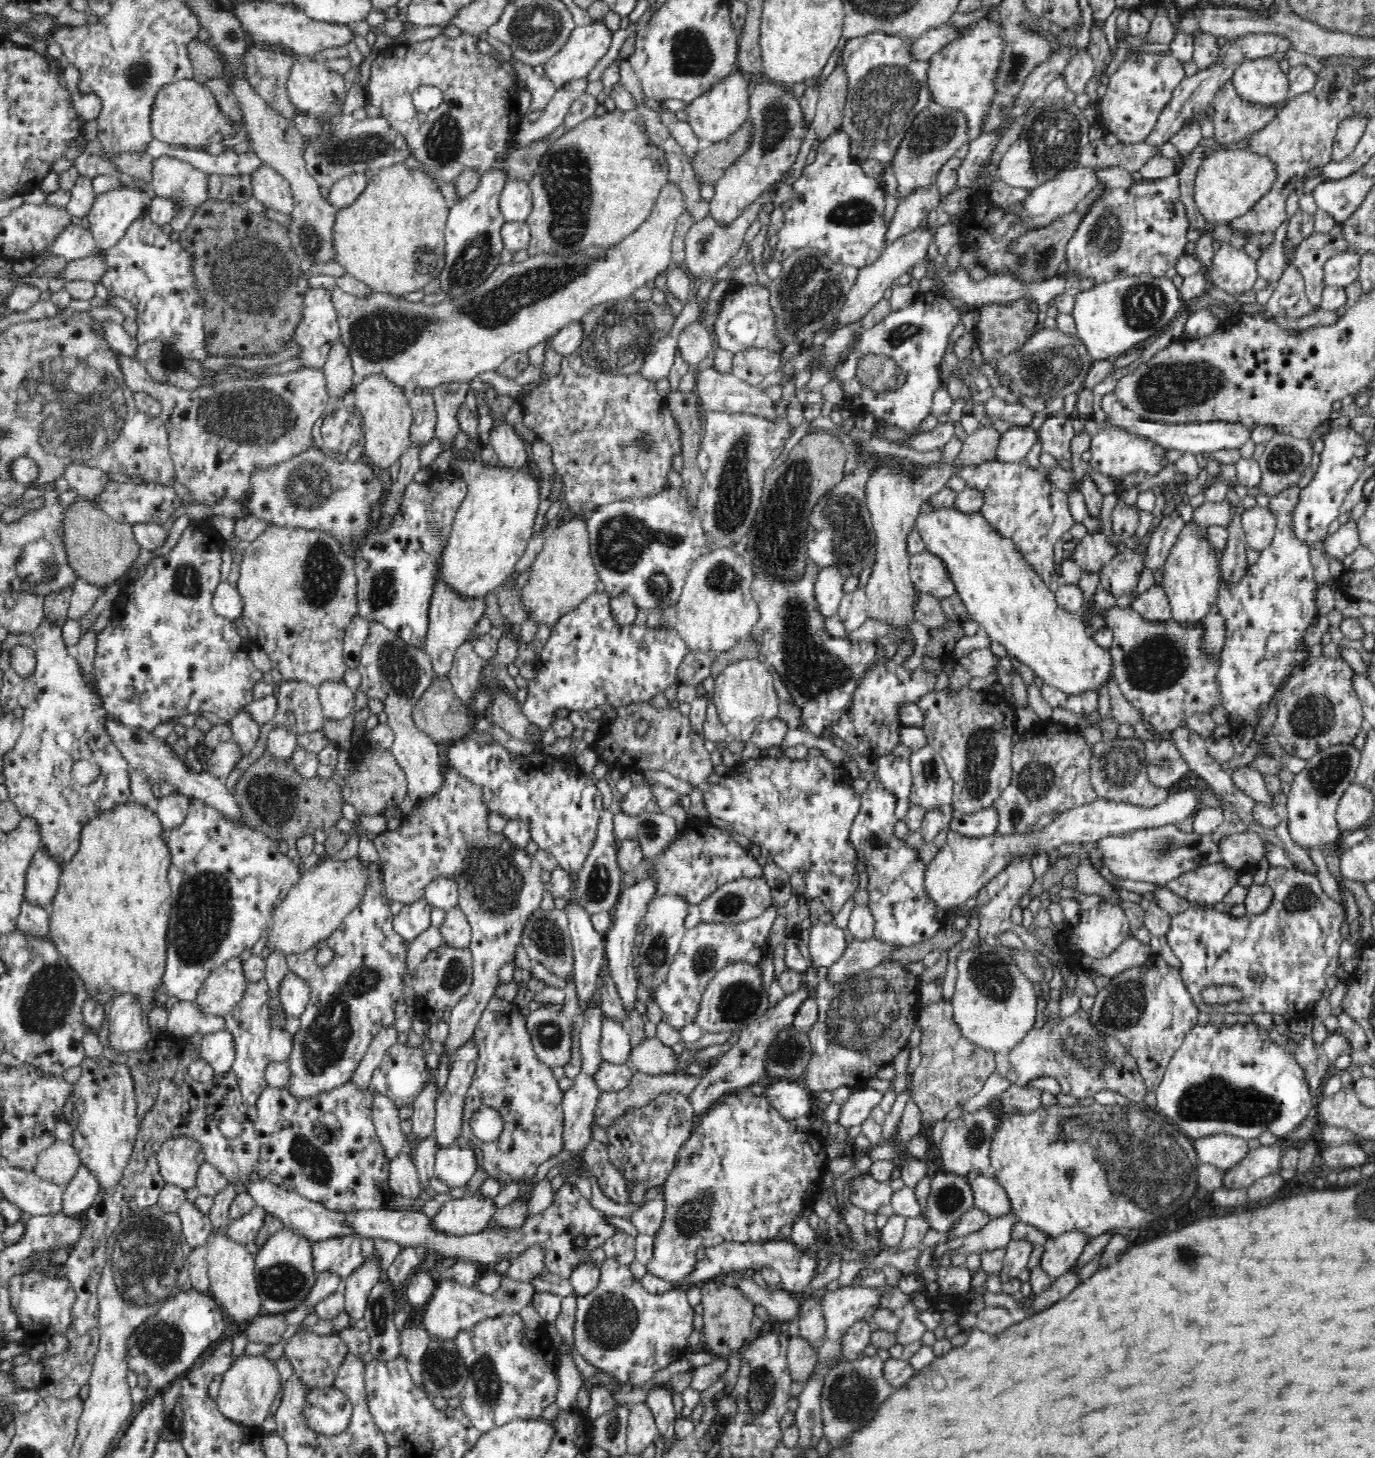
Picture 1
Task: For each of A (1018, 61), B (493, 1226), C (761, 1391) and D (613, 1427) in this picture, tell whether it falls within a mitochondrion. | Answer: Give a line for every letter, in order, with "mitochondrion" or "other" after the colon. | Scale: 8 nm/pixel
A: mitochondrion
B: other
C: mitochondrion
D: mitochondrion

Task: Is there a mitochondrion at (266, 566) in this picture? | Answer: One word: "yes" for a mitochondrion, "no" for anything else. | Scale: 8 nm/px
no

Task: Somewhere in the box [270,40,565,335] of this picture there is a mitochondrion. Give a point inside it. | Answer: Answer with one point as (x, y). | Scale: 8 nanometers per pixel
(469, 267)

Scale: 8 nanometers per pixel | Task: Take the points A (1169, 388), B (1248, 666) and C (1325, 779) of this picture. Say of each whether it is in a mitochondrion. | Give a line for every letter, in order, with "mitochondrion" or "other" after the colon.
A: mitochondrion
B: other
C: mitochondrion

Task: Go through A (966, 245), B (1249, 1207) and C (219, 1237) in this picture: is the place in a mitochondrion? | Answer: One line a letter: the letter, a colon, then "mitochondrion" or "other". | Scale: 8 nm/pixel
A: other
B: other
C: other

